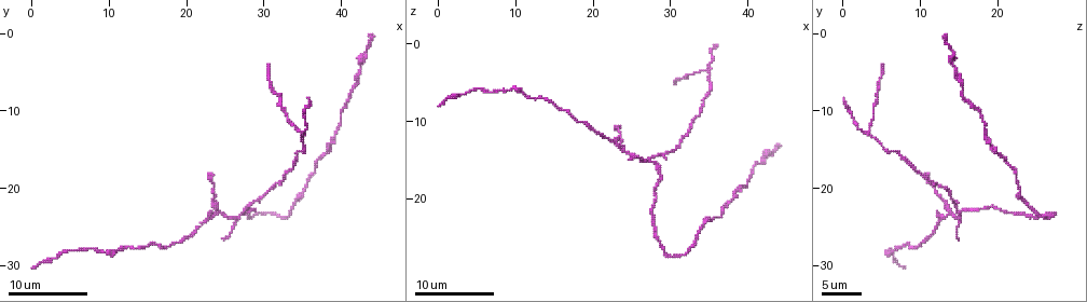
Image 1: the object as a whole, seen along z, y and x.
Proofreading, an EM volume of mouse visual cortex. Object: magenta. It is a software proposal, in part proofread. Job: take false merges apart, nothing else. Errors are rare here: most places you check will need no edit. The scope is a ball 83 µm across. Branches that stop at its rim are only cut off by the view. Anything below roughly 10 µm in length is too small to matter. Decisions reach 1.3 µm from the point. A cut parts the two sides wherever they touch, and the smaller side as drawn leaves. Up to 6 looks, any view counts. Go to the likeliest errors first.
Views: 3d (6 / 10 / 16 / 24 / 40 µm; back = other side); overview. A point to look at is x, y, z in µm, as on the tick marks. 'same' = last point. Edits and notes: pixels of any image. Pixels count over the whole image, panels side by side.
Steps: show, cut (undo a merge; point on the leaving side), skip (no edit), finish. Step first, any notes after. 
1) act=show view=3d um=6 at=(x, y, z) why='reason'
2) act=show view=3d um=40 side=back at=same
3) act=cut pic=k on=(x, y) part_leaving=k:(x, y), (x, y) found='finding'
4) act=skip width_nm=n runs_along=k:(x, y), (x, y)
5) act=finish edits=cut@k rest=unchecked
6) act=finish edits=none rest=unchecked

act=show view=3d um=10 at=(27.5, 22.5, 15.0) why='three-way junction'

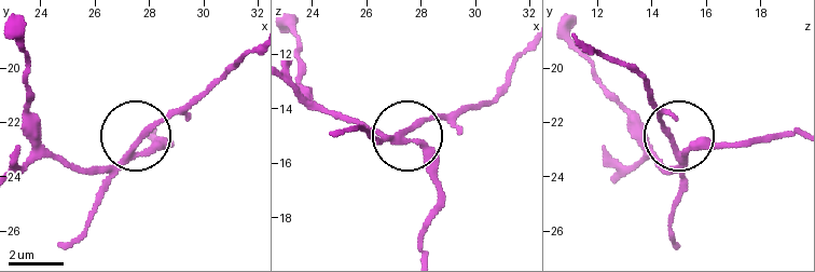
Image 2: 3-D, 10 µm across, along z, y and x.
act=show view=3d um=10 side=back at=(27.4, 23.0, 14.9)

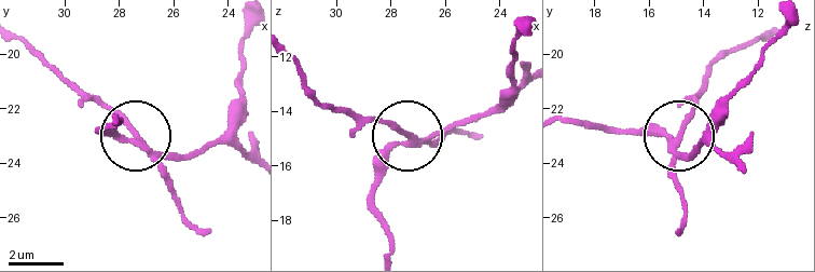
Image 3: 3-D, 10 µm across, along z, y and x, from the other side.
act=cut pic=3 on=(165, 184) arms=3 part_leaving=3:(140, 145), (17, 38) found='a second neuron is stuck on'

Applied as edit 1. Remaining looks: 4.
act=show view=3d um=10 at=(23.0, 24.0, 13.0) why='side arm on a straight run'

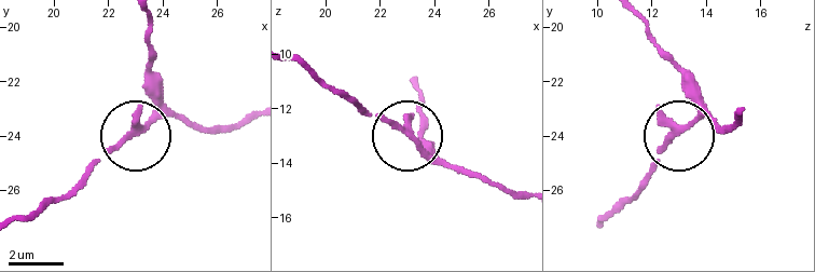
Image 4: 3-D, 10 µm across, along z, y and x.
act=skip width_nm=200 found='continuous, no second neuron'

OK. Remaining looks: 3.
act=show view=3d um=16 at=(28.0, 23.5, 21.5)

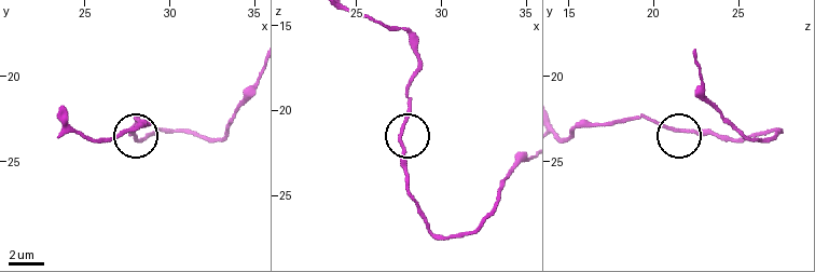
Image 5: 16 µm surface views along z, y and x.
act=show view=3d um=6 at=(27.7, 23.2, 21.3) why='zoom in'

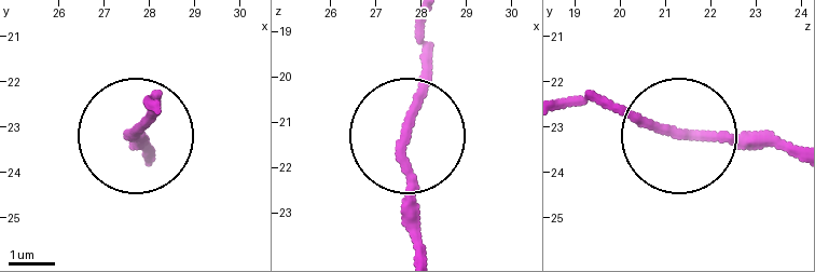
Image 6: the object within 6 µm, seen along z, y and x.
act=skip runs_along=6:(404, 135), (428, 50) found='continuous, no second neuron'

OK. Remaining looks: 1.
act=finish edits=cut@3 rest=unchecked

